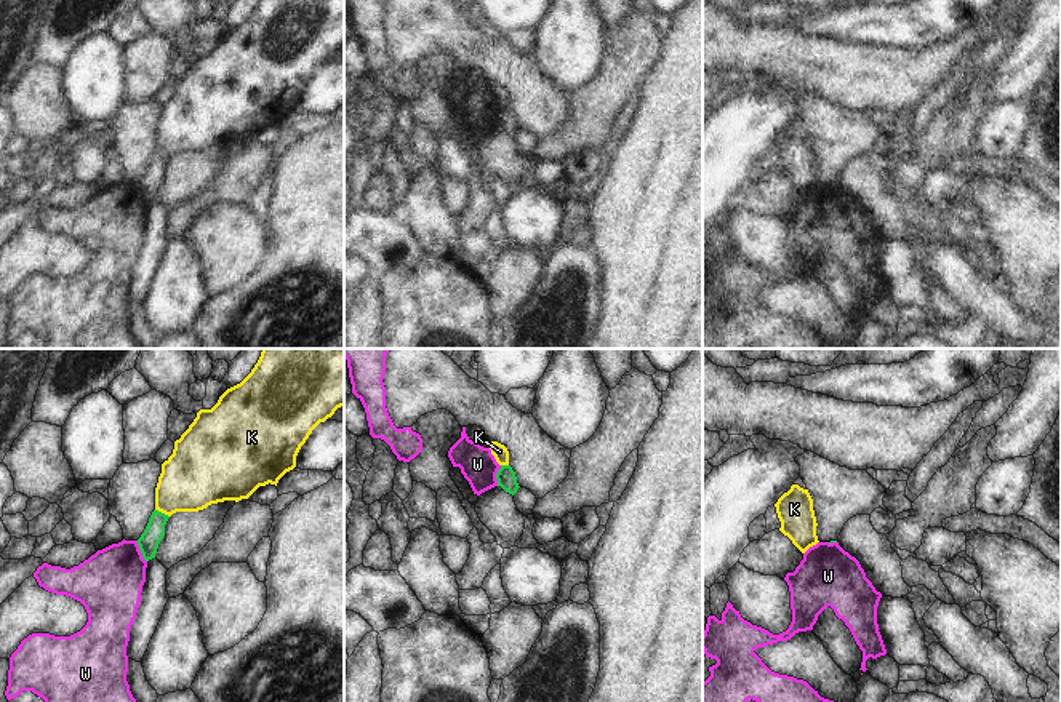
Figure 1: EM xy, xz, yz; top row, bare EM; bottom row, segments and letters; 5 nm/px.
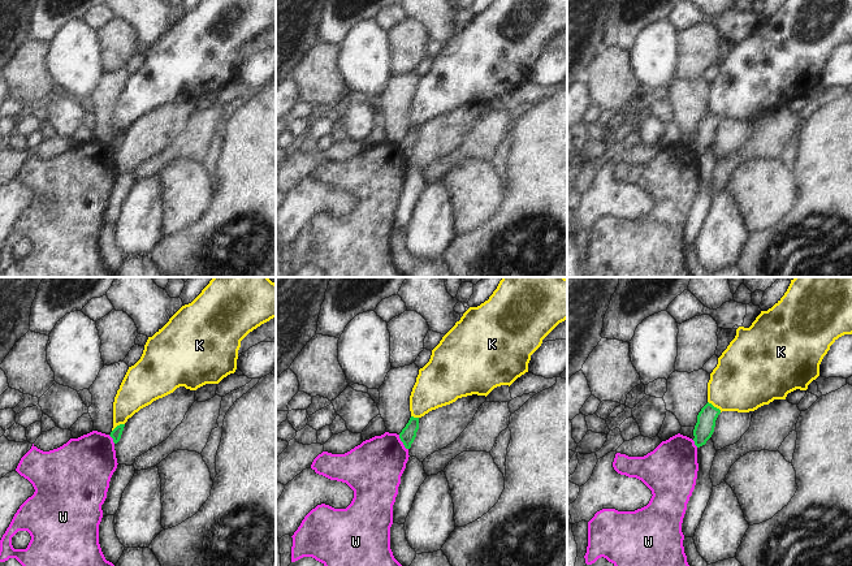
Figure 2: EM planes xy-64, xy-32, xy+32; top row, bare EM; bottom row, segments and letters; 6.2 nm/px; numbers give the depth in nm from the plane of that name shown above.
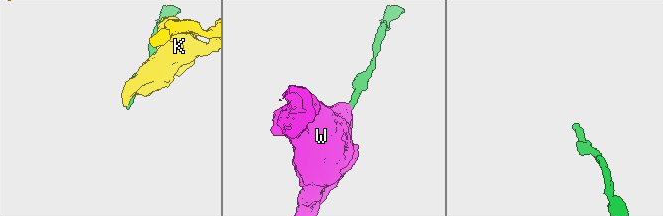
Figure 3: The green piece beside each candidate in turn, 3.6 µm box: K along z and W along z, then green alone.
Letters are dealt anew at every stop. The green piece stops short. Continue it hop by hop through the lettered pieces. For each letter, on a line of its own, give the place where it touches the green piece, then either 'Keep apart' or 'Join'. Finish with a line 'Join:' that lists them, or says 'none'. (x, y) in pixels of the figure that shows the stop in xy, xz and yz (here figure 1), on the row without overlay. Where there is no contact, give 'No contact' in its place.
K: Touches green at xy (160, 154). Keep apart
W: Touches green at xy (141, 194). Keep apart
Join: none

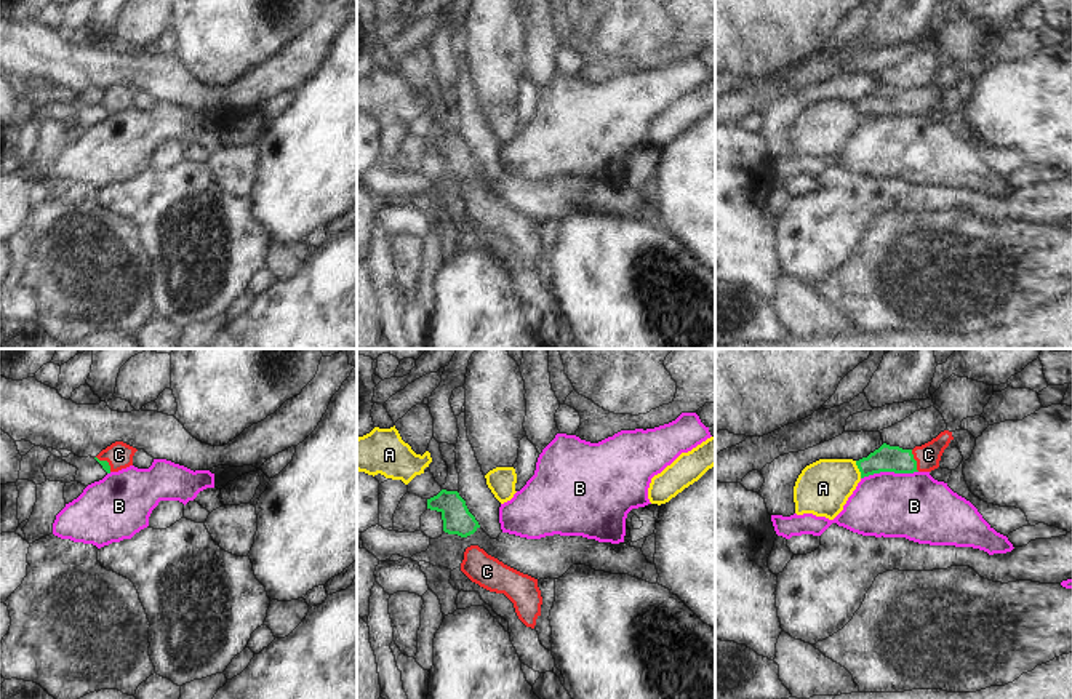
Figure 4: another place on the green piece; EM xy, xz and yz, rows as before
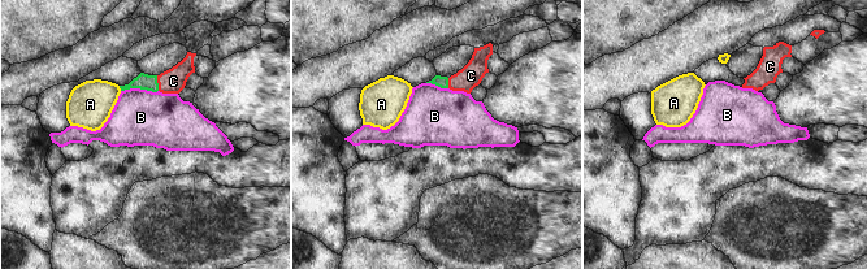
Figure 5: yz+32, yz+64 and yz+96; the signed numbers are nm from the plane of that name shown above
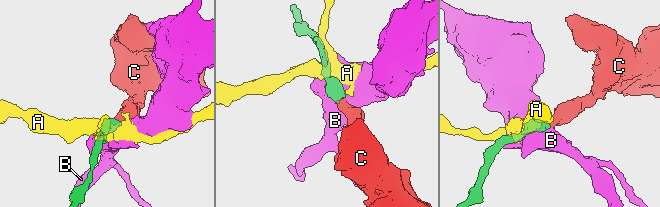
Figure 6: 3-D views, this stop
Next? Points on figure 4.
A: Touches green at yz (858, 109). Keep apart
B: Touches green at yz (888, 112). Keep apart
C: Touches green at yz (916, 103). Join
Join: C

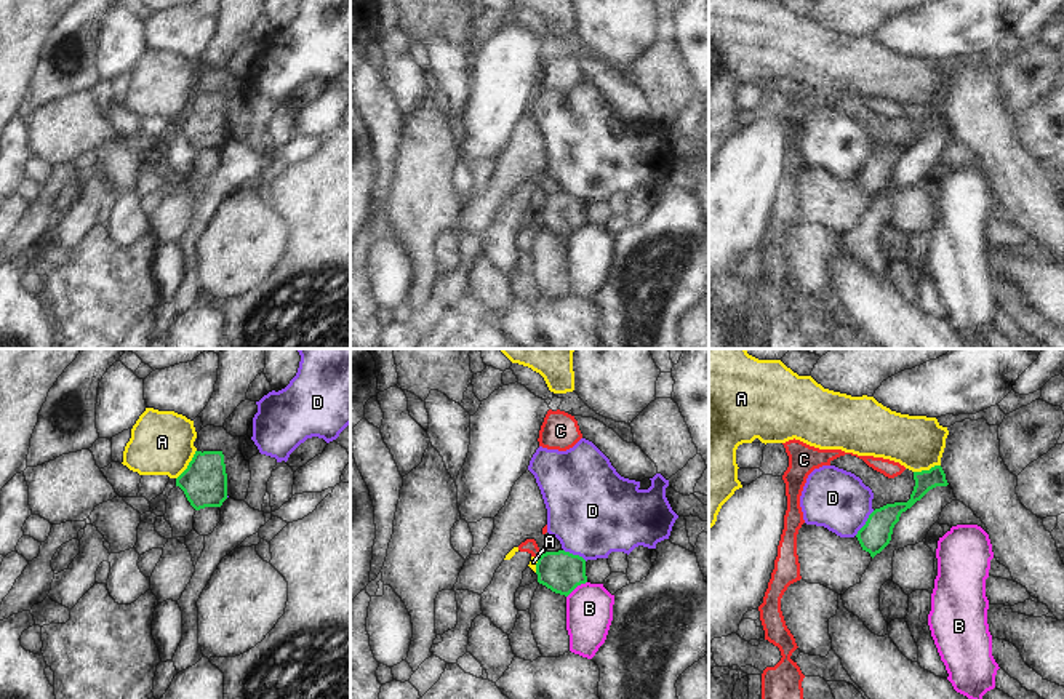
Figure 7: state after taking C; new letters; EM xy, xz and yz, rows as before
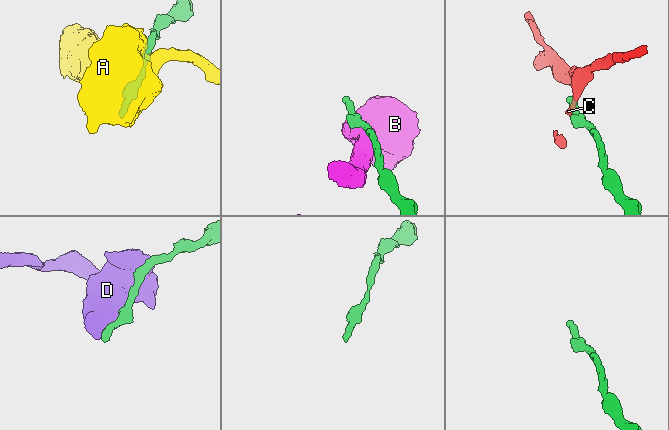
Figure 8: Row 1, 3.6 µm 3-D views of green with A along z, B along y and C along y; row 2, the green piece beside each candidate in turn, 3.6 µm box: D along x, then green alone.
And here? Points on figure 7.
A: Touches green at xy (189, 106). Keep apart
B: Touches green at xz (576, 227). Keep apart
C: Touches green at xz (540, 199). Keep apart
D: Touches green at yz (866, 165). Keep apart
Join: none

